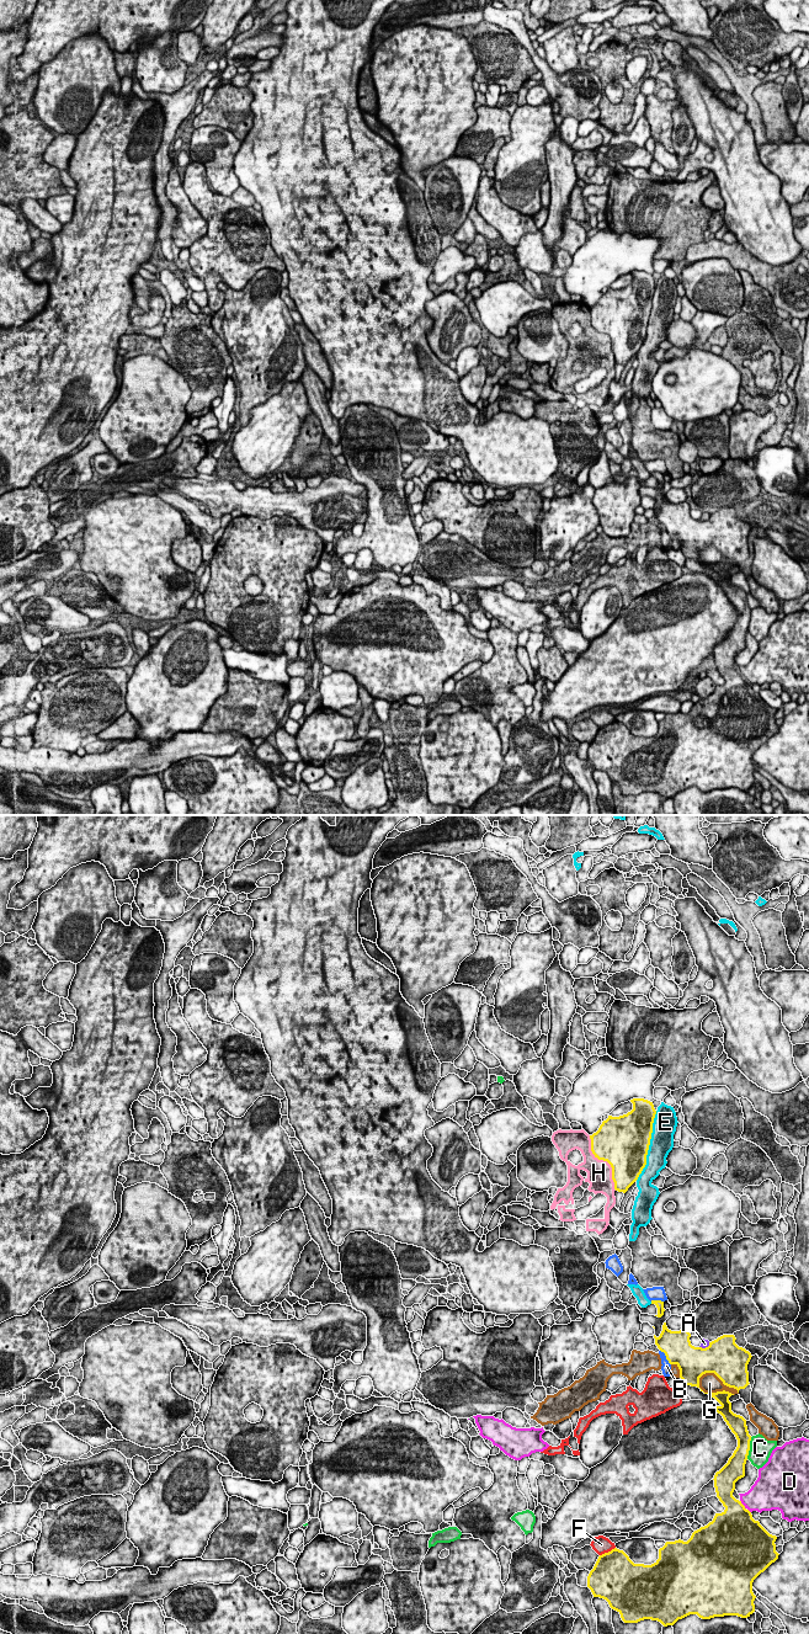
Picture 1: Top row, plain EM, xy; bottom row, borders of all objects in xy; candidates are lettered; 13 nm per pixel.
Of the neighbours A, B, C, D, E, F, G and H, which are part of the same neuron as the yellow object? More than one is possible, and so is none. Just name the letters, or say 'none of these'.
none of these

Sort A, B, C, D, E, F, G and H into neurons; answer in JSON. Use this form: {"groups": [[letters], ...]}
{"groups": [["A", "G"], ["B"], ["C"], ["D"], ["E"], ["F"], ["H"]]}

